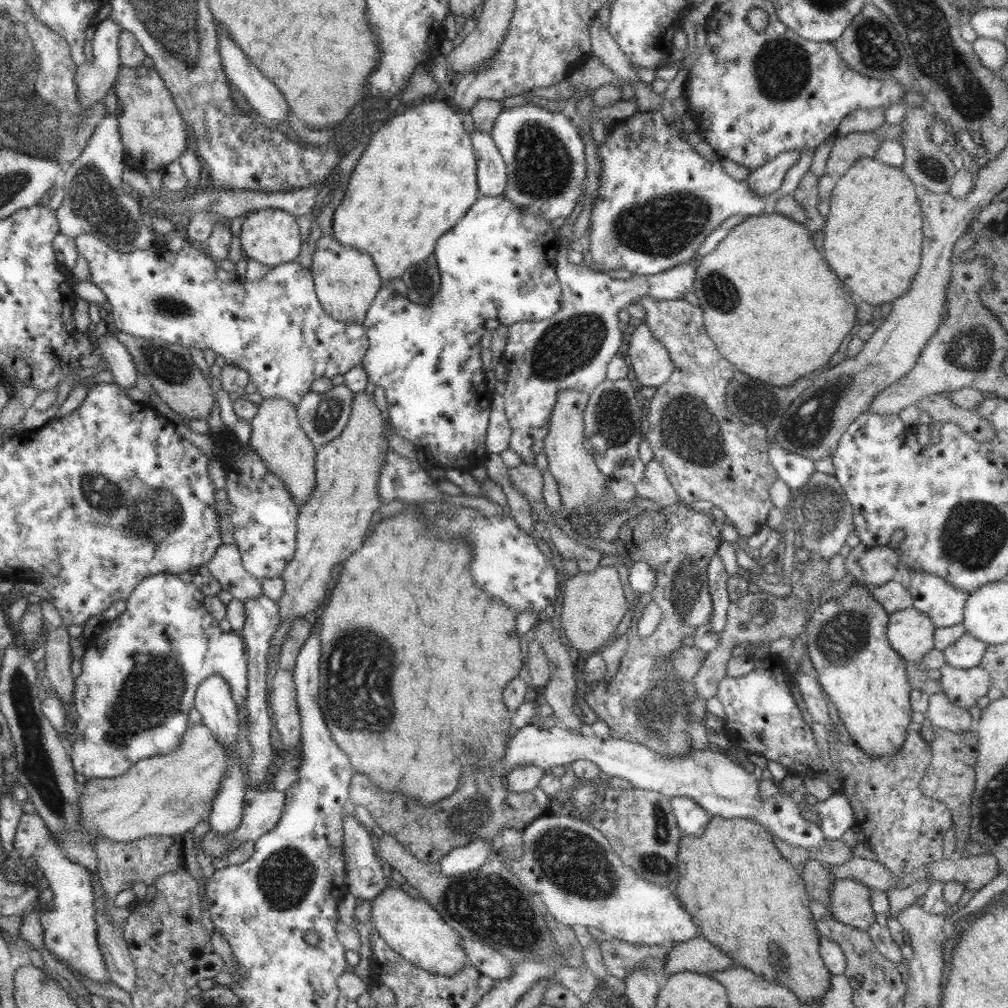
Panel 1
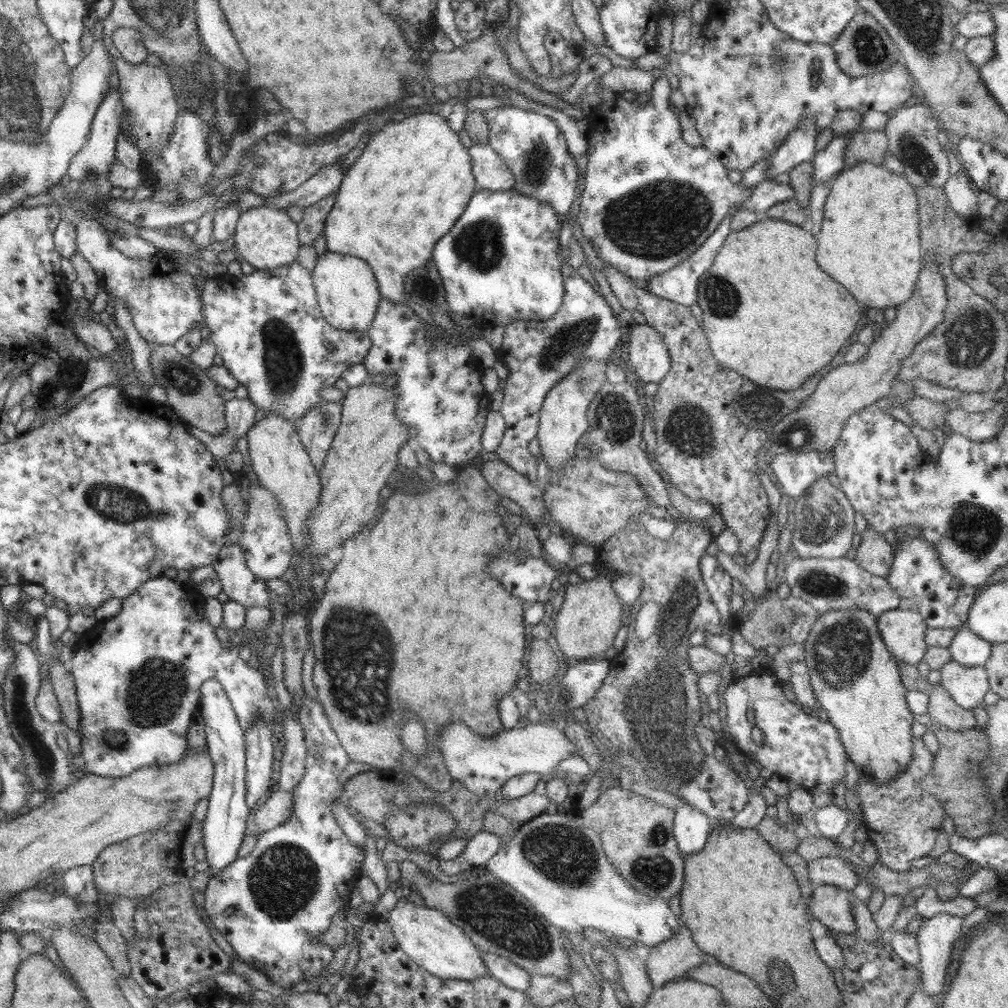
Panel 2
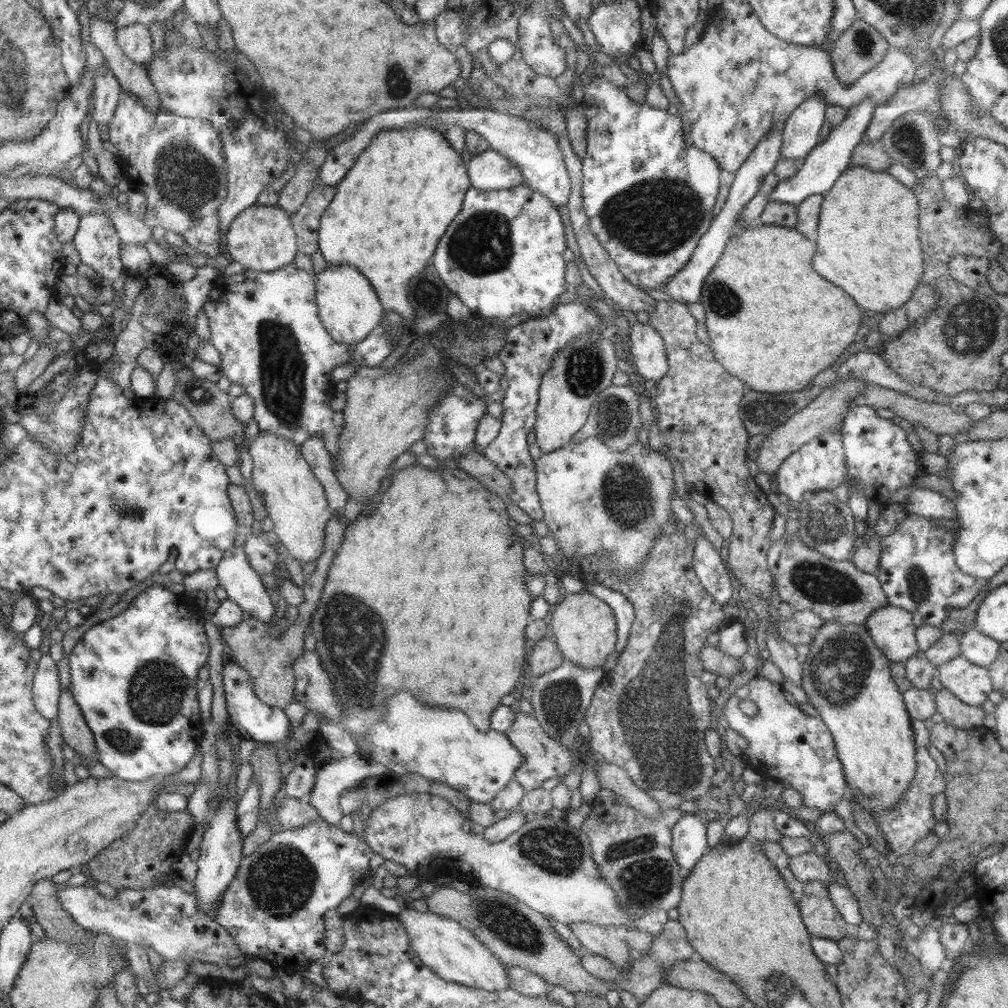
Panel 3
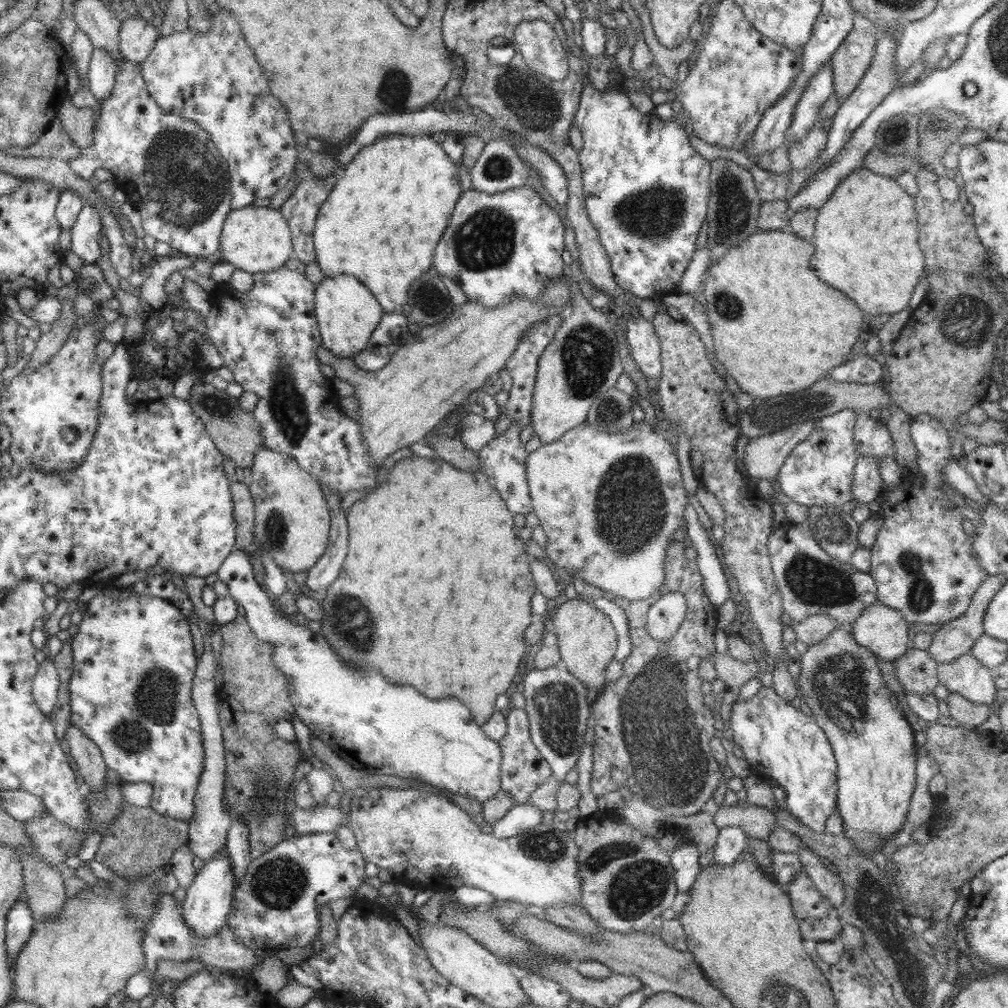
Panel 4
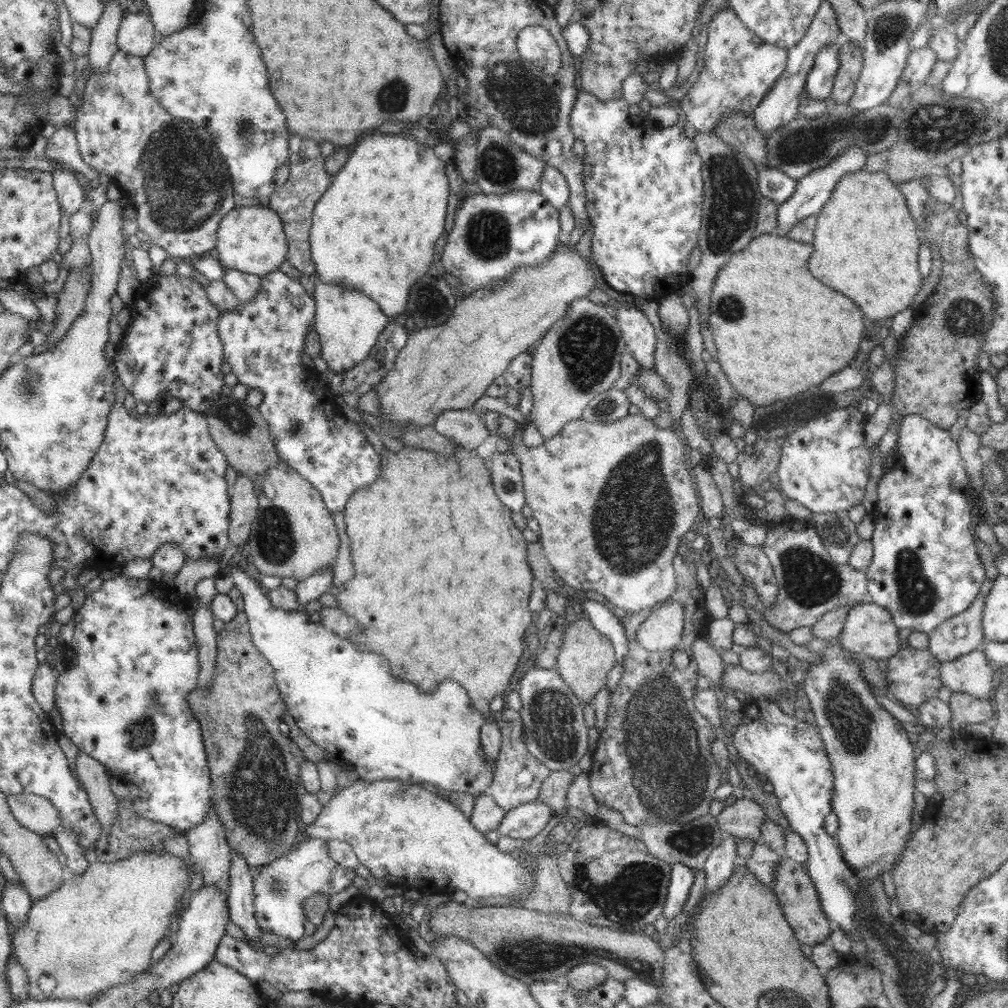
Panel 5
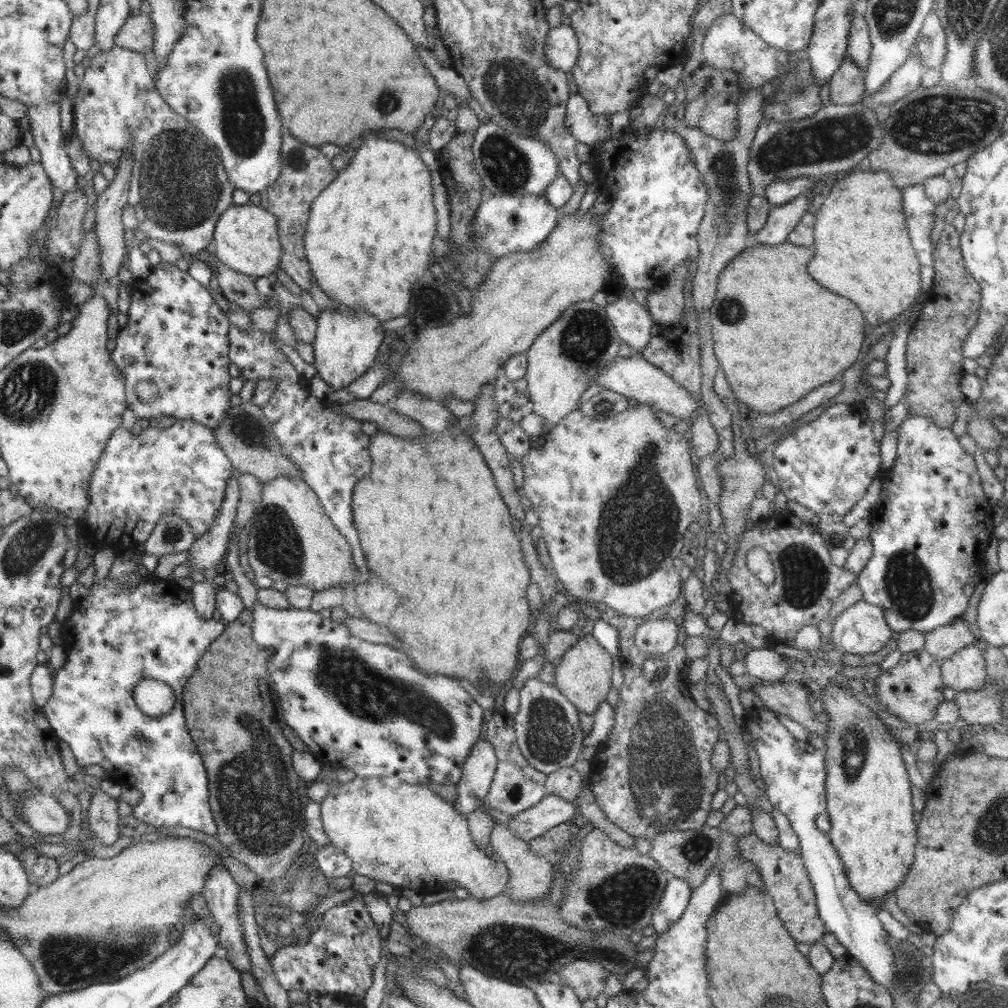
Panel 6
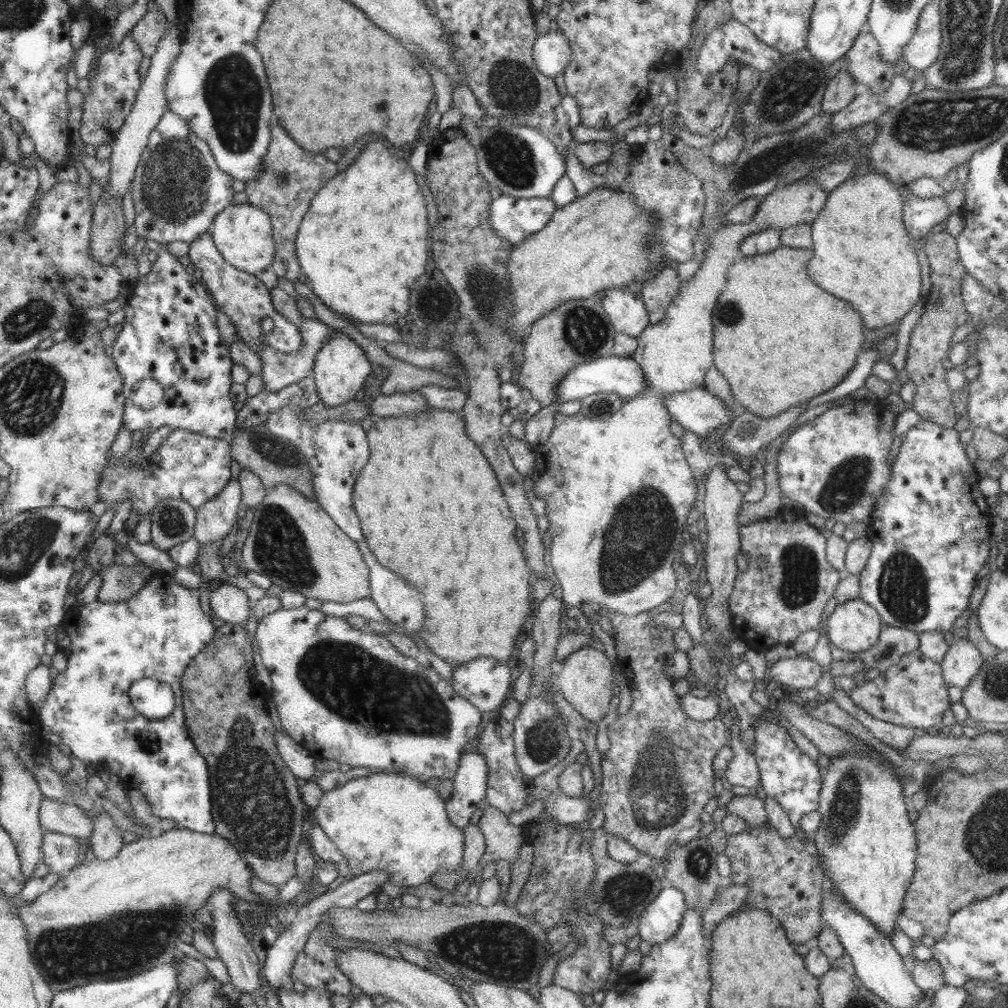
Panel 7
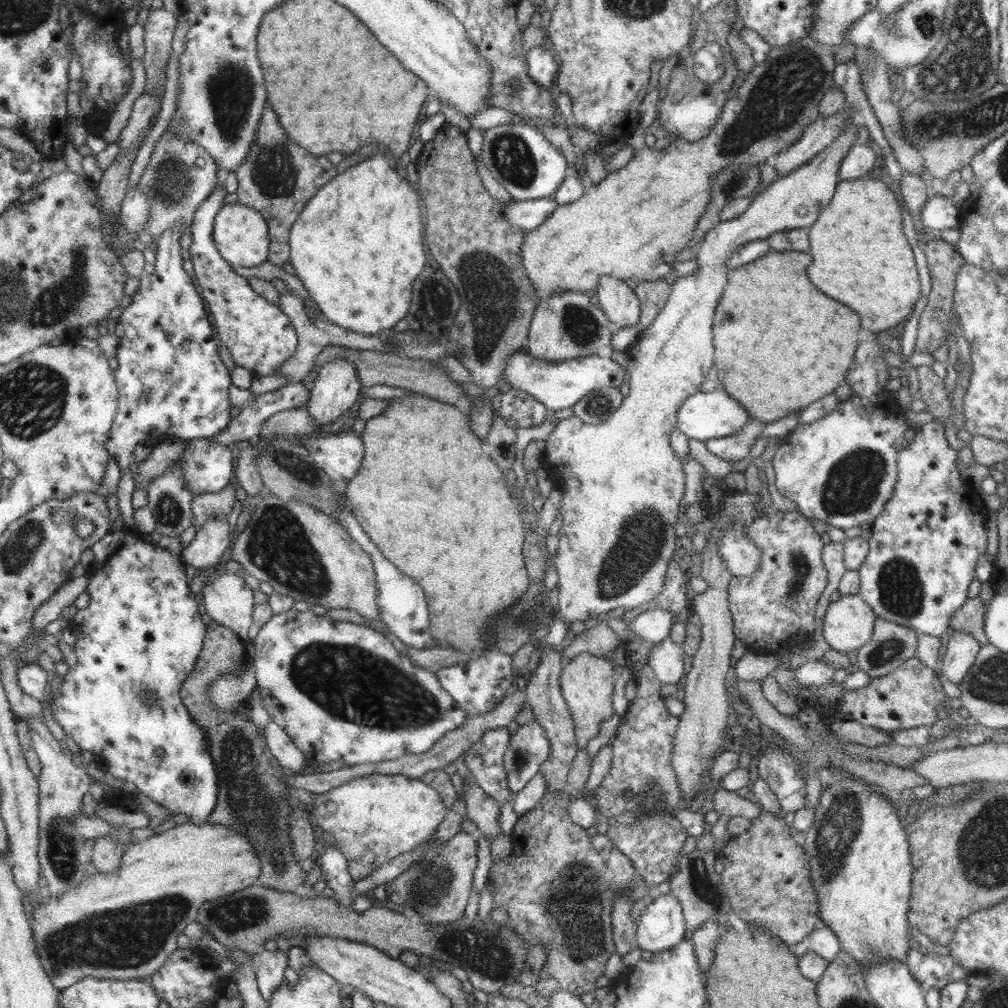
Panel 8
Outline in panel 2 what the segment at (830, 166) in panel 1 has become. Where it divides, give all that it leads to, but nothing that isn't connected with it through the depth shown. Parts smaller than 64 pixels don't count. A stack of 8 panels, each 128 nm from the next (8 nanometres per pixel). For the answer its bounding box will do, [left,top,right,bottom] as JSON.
[843,131,887,170]

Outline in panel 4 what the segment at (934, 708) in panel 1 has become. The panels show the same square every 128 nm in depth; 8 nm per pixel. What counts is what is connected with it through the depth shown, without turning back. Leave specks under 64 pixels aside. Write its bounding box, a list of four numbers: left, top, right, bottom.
[944,692,993,728]

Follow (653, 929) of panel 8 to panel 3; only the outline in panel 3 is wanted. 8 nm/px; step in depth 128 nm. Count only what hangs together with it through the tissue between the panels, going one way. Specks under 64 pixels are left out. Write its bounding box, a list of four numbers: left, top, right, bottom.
[671,810,709,878]

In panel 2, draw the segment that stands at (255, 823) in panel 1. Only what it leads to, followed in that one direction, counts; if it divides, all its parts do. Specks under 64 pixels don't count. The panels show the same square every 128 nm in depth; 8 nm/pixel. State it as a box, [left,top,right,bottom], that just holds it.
[252,788,293,832]

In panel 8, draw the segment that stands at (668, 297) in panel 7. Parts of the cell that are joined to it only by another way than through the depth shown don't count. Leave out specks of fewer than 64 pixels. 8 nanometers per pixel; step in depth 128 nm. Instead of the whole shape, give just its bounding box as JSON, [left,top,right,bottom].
[632,278,671,331]

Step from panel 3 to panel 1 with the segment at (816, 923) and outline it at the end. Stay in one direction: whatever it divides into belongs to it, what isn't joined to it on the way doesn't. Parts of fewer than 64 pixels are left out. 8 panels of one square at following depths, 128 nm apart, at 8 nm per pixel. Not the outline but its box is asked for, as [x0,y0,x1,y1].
[826,879,876,931]

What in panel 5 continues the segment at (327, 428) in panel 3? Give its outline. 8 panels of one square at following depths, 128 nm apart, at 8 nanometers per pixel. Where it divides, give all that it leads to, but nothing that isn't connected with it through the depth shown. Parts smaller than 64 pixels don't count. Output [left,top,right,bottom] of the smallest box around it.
[218,269,381,513]

